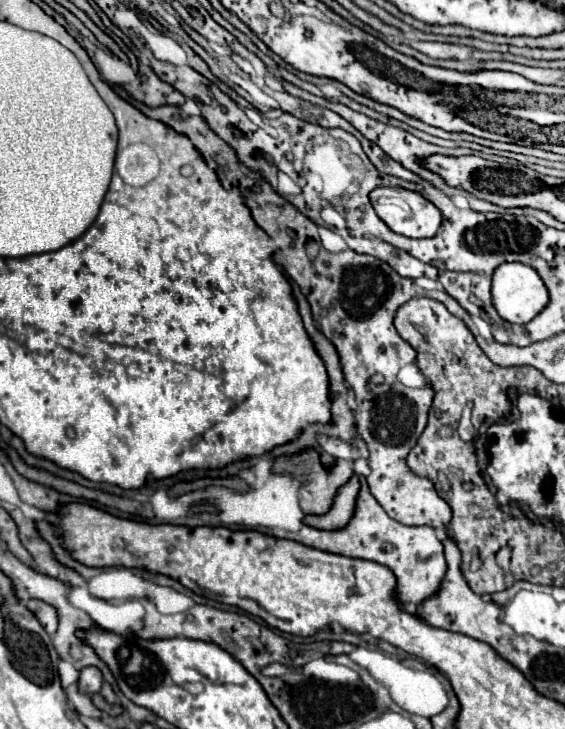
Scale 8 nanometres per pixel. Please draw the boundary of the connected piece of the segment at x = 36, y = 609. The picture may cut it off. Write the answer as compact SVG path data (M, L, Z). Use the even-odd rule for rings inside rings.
M28 600L28 602L26 602L26 608L28 608L30 612L34 612L34 616L40 620L40 624L44 626L44 630L46 630L50 636L56 632L58 616L56 616L56 610L54 610L50 604L46 604L46 602L42 602L42 600Z

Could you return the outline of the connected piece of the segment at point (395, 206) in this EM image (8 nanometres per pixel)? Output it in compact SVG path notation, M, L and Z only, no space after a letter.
M376 188L370 198L376 214L396 234L408 238L432 238L440 230L442 212L418 192L404 188Z

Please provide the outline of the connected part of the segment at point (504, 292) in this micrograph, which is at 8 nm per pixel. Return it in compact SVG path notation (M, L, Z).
M504 262L492 274L492 304L496 312L514 324L526 324L548 306L548 290L538 272L520 262Z

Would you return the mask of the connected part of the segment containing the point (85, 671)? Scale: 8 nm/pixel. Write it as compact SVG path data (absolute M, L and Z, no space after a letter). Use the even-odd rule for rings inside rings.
M90 666L90 668L82 668L80 670L80 680L78 680L78 690L86 696L100 692L102 686L102 674L98 668Z

